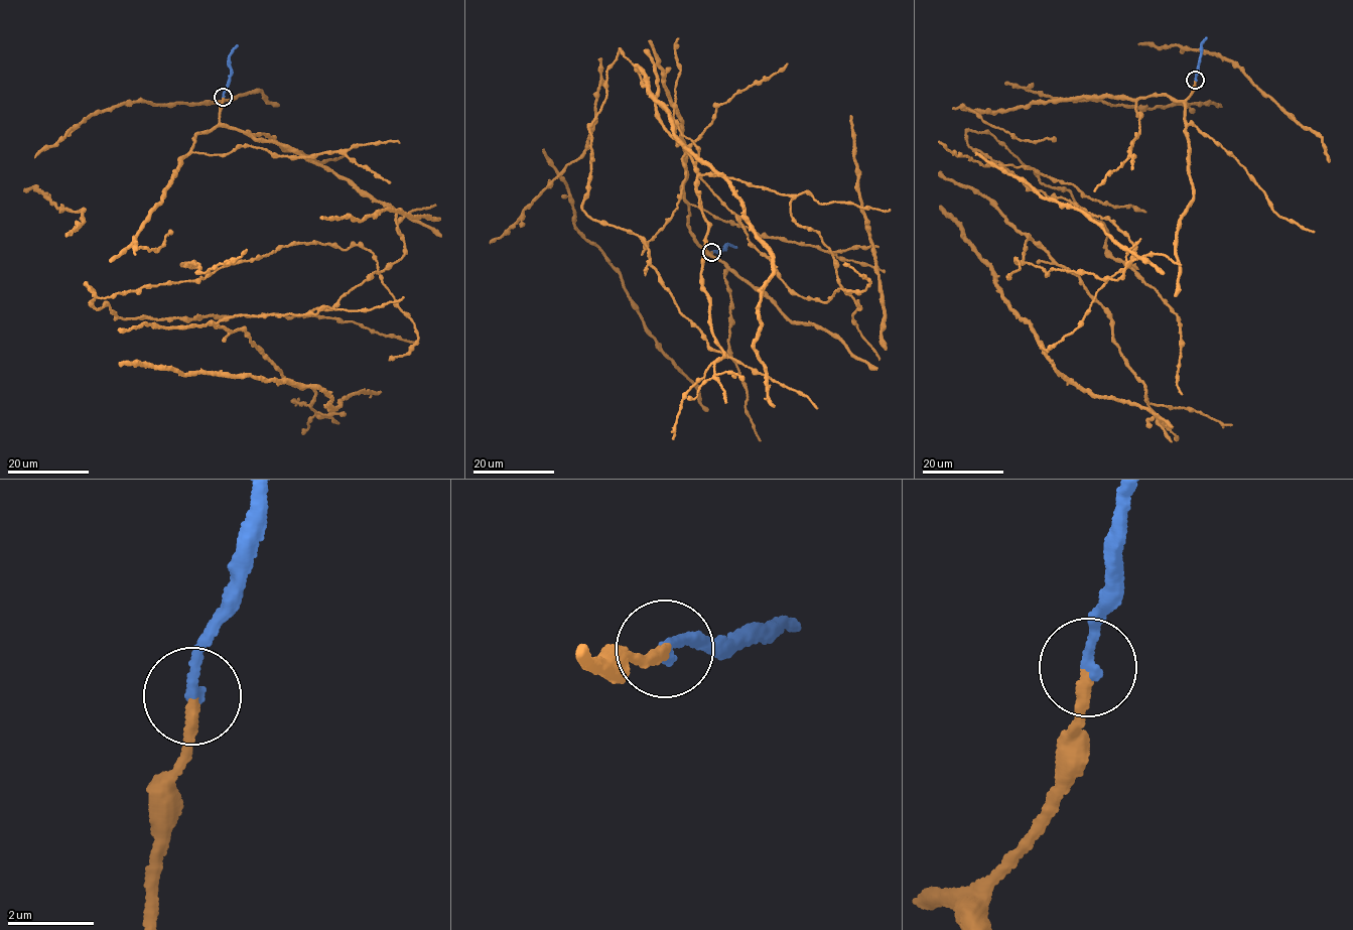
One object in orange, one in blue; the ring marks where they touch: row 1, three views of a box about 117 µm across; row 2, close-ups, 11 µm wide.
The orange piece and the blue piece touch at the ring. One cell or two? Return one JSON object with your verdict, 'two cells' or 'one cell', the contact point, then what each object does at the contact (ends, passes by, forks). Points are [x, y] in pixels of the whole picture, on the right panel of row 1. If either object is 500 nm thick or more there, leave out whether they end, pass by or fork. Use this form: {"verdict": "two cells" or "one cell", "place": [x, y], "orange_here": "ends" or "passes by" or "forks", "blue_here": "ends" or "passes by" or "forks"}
{"verdict": "one cell", "place": [1195, 80], "orange_here": "ends", "blue_here": "ends"}

